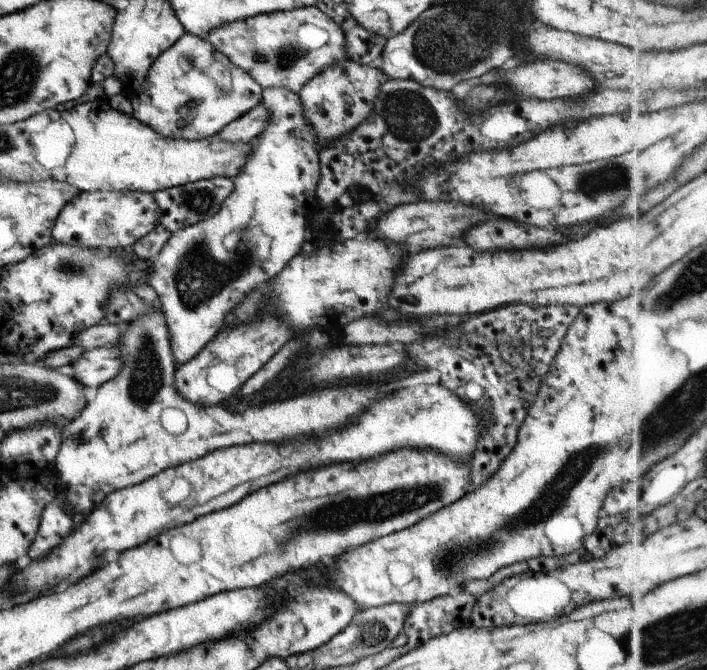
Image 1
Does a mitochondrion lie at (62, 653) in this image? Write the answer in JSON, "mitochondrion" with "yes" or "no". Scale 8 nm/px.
{"mitochondrion":"no"}

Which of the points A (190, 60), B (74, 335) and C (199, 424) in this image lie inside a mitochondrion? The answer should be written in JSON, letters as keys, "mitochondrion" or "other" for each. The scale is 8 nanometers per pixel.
{"A":"mitochondrion","B":"other","C":"other"}

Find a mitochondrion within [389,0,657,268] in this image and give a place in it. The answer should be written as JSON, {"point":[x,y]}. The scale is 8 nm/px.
{"point":[445,43]}

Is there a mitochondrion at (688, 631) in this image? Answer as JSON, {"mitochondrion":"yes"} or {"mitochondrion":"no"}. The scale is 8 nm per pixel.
{"mitochondrion":"yes"}

